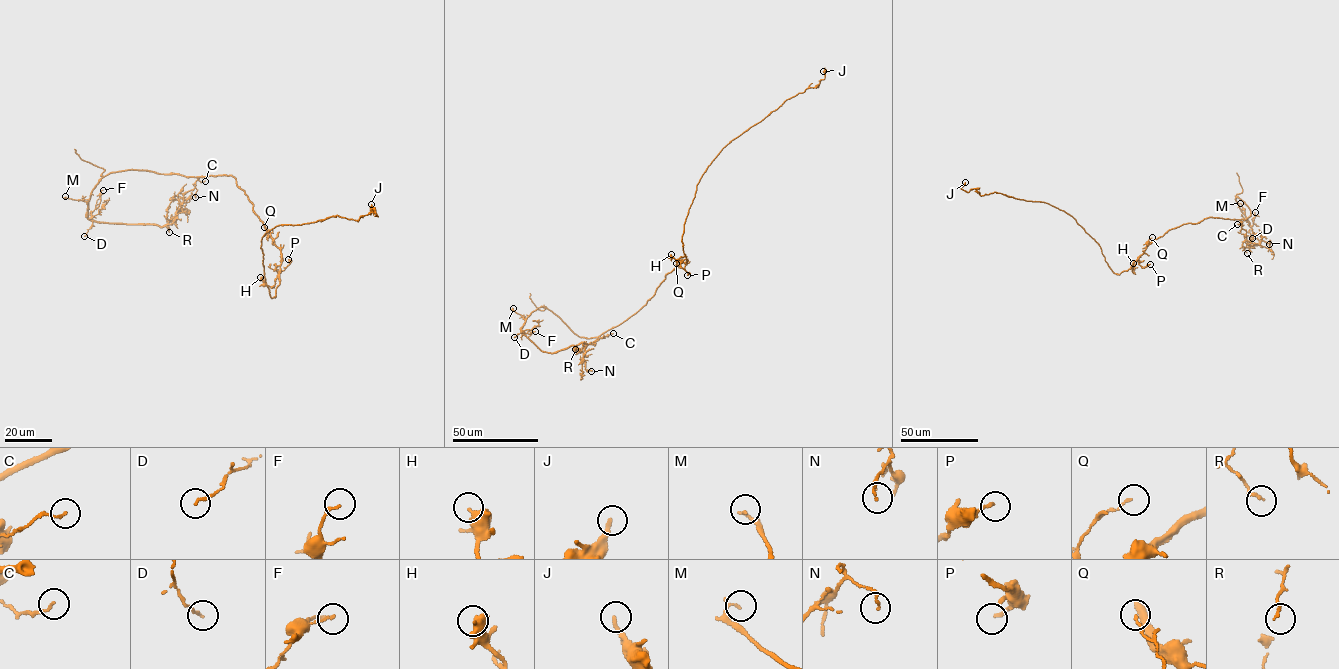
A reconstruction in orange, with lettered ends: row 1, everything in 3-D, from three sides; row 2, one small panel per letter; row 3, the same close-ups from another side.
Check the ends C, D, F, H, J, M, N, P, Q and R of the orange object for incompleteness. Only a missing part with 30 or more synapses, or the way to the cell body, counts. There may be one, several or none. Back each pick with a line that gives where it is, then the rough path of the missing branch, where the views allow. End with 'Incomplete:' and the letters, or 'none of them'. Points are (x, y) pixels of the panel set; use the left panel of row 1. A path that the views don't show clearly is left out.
Incomplete: none of them

